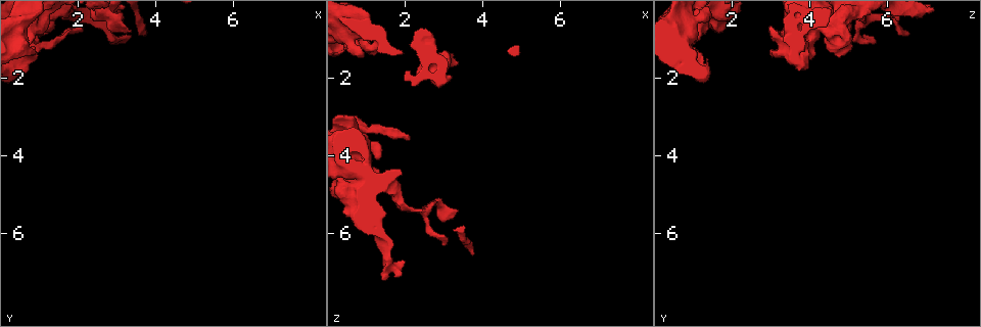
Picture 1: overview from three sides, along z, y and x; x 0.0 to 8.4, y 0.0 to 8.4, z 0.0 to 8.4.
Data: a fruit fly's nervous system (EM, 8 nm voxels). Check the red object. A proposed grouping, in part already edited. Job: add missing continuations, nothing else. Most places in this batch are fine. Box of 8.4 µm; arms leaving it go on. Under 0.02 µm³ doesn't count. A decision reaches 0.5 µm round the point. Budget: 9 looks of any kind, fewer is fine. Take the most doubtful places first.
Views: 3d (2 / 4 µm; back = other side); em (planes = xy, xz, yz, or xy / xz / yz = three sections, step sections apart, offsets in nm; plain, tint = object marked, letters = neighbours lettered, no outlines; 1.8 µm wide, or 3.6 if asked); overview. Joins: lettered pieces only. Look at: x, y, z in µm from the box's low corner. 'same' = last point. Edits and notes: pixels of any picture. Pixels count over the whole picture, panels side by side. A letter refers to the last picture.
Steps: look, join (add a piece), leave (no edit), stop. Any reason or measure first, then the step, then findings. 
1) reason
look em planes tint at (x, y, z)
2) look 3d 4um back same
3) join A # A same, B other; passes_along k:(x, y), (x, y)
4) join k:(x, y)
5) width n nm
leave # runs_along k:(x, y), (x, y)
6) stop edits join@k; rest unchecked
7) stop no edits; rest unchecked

branch stops here
look 3d 2um at (3.40, 0.85, 1.60)

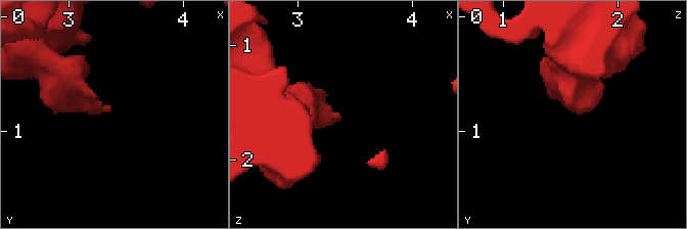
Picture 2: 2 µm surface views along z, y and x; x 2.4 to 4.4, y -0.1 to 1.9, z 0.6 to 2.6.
shape alone is not enough
look em planes letters at (3.38, 0.78, 1.60)

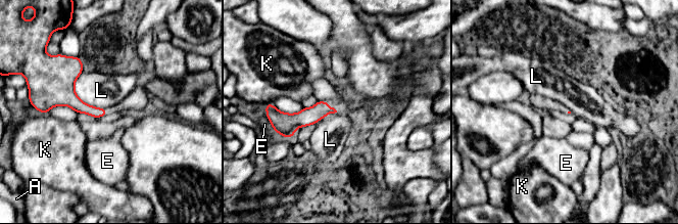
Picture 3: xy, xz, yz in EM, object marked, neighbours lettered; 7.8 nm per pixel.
leave # A other, E other, K other, L other; border 3:(82, 72), (75, 93), (106, 108); none of them fits

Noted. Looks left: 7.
closes a loop
look em planes letters at (0.60, 1.80, 1.15)

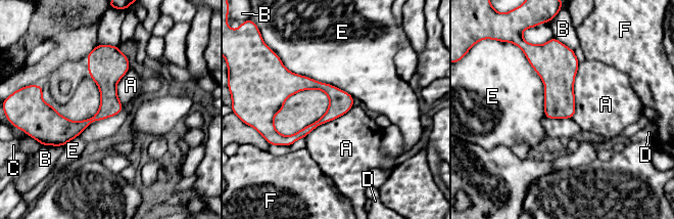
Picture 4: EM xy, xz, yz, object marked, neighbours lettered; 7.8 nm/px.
width 160 nm
leave # A other, B other, C other, D other, E other, F other; runs_along 4:(350, 99), (293, 84), (275, 102); no lettered piece goes on from it

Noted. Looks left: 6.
thin end
look em planes letters at (2.15, 0.80, 3.55)

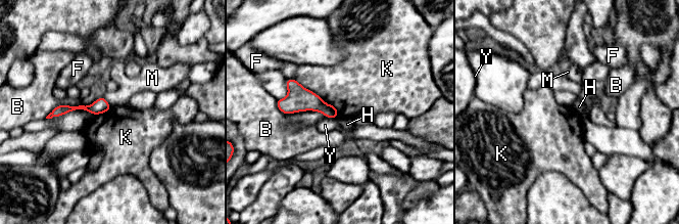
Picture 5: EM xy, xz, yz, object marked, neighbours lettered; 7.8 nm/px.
leave # B other, F other, H other, K other, M other, Y other; border 5:(294, 78), (334, 105), (338, 115); none of them fits

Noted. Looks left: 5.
tapers out
look 3d 4um at (3.35, 0.95, 5.35)

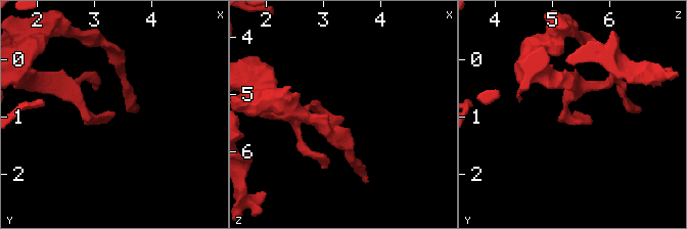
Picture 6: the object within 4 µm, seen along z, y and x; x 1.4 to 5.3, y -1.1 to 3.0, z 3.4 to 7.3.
shape alone is not enough
look em planes letters at (3.35, 0.90, 5.40)

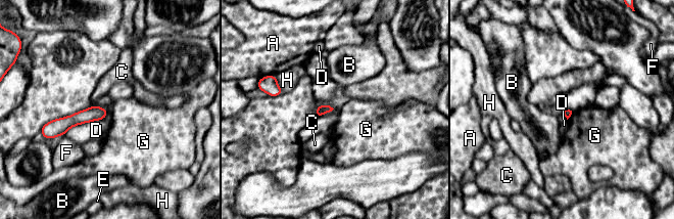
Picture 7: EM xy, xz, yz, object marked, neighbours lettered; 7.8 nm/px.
leave # A other, B other, C other, D other, E other, F other, G other, H other; no lettered piece goes on from it

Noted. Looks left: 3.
stop no edits; rest unchecked

